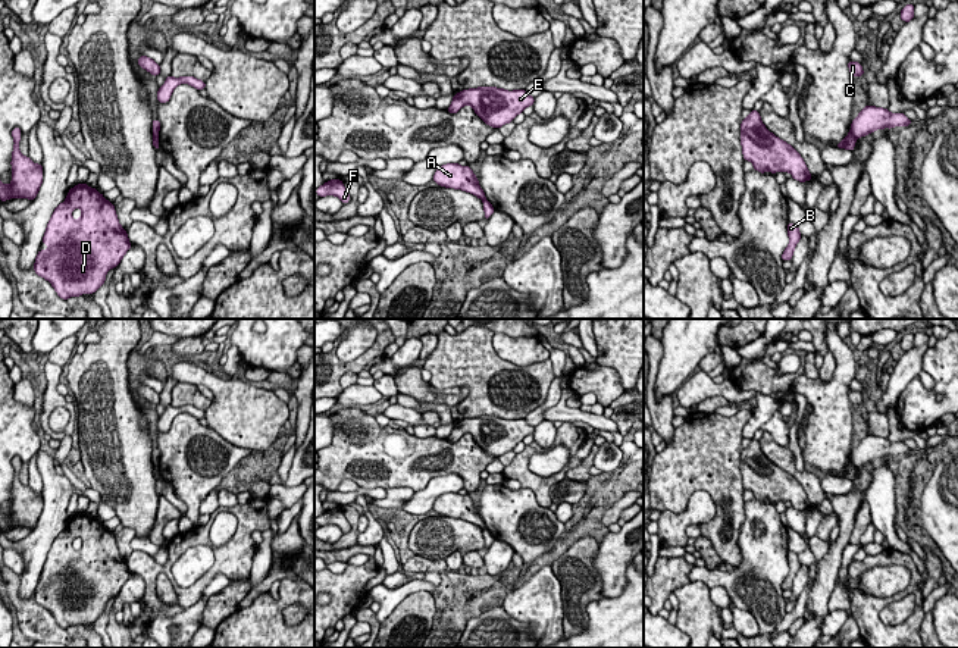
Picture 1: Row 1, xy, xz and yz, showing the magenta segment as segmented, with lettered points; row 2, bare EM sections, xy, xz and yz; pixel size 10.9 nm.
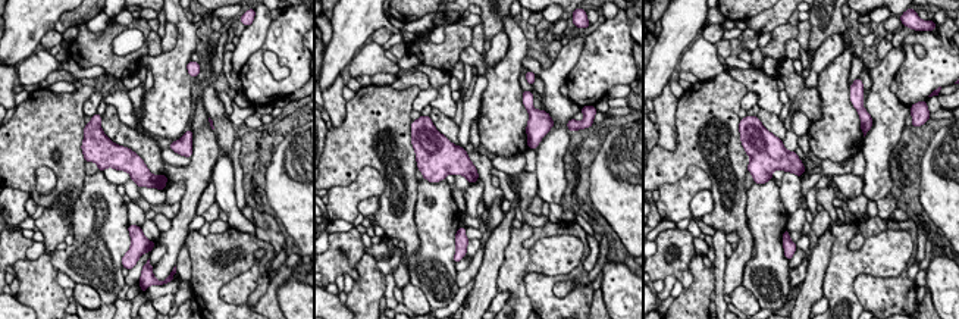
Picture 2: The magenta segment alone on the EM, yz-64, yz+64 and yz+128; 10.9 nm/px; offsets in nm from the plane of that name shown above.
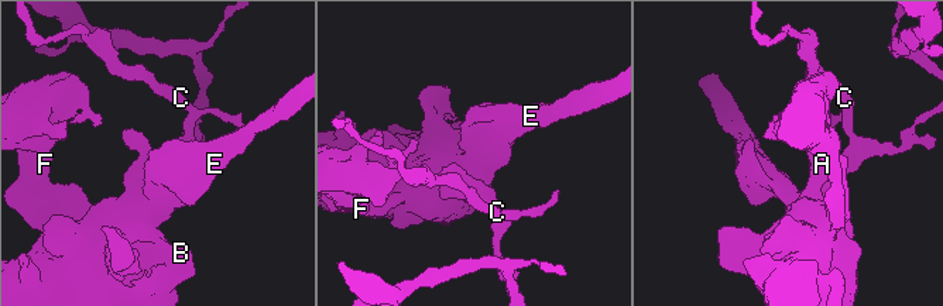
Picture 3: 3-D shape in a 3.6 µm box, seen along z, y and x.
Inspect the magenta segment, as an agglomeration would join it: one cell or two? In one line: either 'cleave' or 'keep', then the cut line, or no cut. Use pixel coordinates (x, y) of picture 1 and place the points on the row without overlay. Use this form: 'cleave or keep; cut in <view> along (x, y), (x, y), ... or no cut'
cleave; cut in yz along (850, 460), (855, 468)

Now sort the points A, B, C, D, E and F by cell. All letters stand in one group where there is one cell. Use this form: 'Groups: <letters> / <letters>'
Groups: A B D E F / C

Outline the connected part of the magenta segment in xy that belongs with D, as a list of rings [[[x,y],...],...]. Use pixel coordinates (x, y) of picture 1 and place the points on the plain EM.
[[[87,513],[69,519],[66,529],[54,538],[41,572],[50,576],[38,579],[34,600],[47,608],[63,629],[84,622],[94,623],[104,613],[106,602],[120,592],[132,575],[126,558],[118,550],[115,535]]]

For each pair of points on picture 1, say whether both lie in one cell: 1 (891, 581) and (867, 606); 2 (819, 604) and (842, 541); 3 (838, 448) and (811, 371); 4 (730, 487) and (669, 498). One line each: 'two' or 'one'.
1: two
2: one
3: two
4: one

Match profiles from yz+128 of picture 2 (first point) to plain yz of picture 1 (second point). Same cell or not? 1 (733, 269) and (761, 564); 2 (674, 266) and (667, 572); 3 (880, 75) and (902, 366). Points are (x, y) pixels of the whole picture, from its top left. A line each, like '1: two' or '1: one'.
1: two
2: one
3: one

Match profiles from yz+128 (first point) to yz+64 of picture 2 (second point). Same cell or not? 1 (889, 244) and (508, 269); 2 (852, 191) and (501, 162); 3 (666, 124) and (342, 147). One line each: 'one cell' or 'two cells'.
1: one cell
2: two cells
3: two cells

